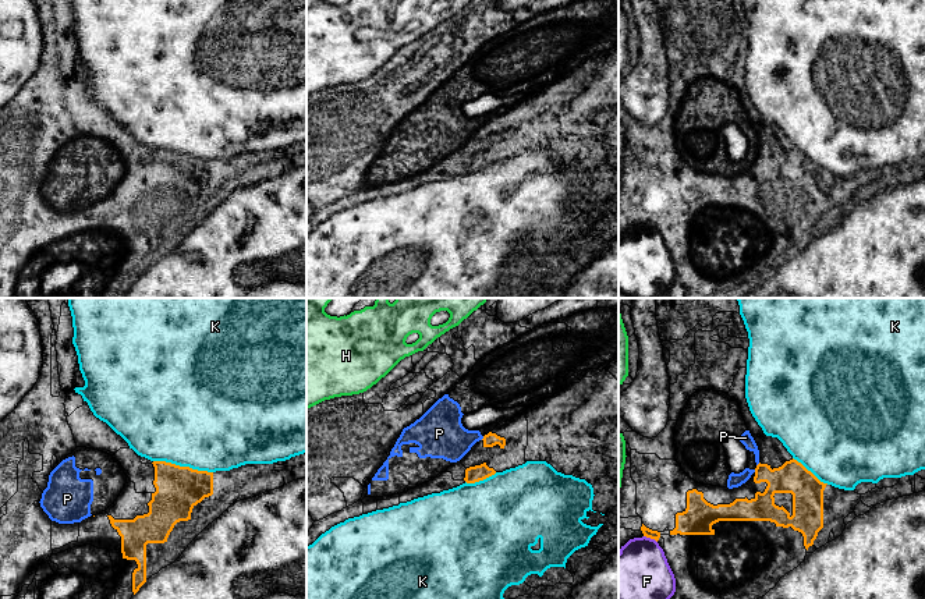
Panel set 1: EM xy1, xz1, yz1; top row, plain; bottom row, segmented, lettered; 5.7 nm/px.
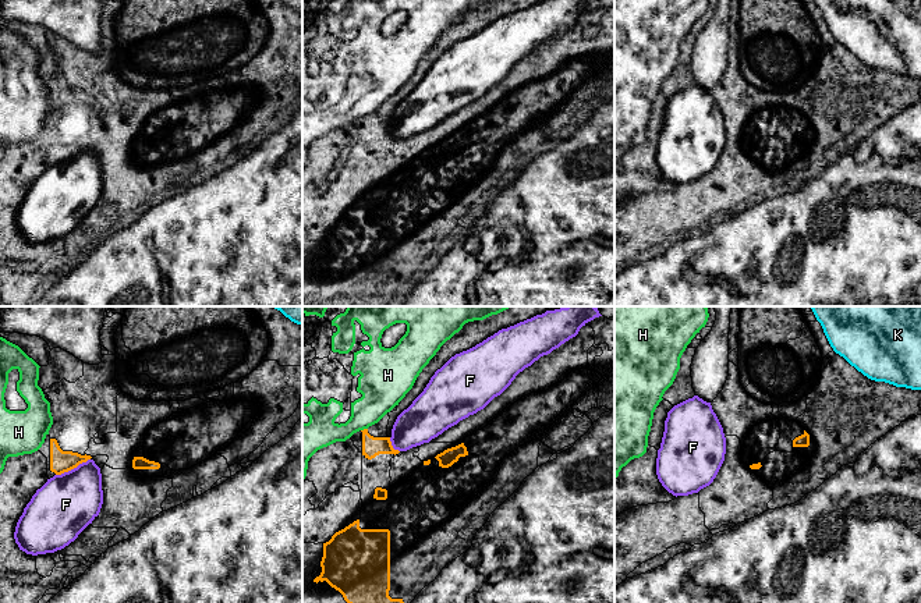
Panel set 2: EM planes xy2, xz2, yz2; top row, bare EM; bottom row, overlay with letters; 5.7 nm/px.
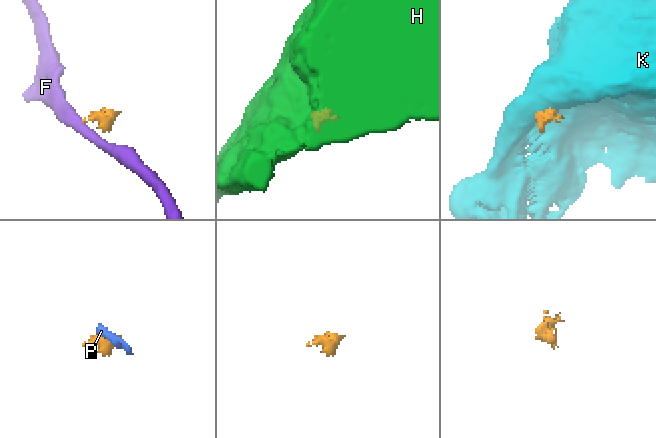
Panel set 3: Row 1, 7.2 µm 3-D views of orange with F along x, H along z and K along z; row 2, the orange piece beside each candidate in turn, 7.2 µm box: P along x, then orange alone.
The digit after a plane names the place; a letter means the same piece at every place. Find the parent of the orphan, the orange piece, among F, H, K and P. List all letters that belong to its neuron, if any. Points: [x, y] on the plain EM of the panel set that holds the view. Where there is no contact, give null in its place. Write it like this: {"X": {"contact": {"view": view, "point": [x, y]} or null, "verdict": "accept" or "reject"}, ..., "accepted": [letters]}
{"F": {"contact": {"view": "xy2", "point": [73, 156]}, "verdict": "reject"}, "H": {"contact": {"view": "xz2", "point": [364, 117]}, "verdict": "reject"}, "K": {"contact": {"view": "xy1", "point": [183, 155]}, "verdict": "reject"}, "P": {"contact": {"view": "xz1", "point": [484, 126]}, "verdict": "reject"}, "accepted": []}

